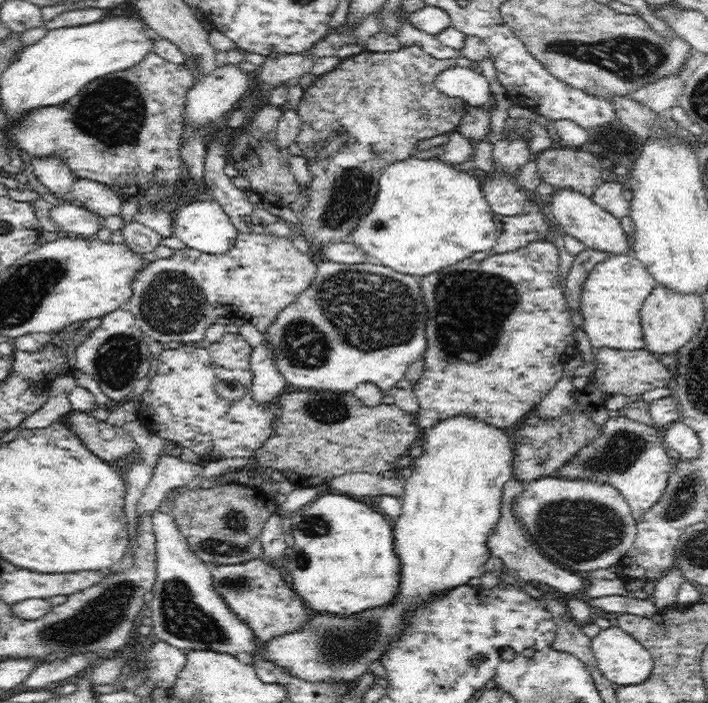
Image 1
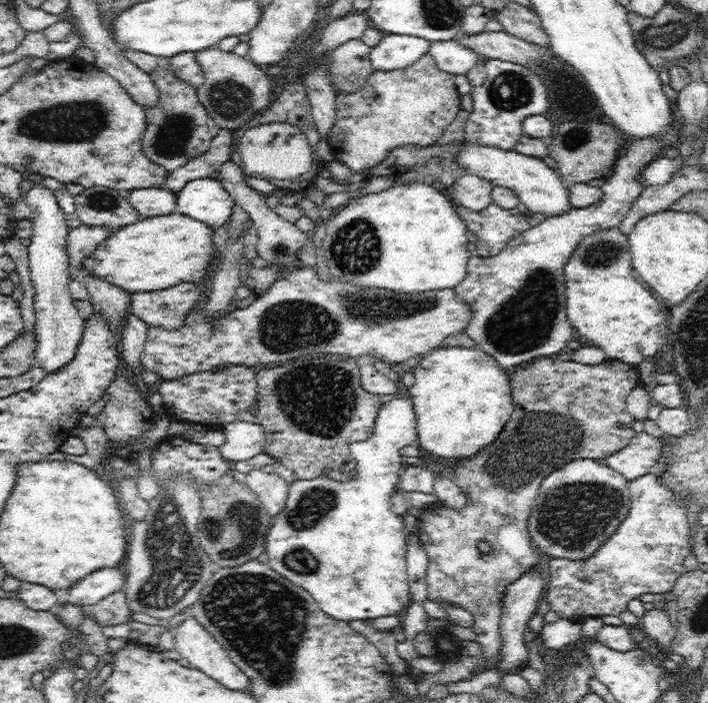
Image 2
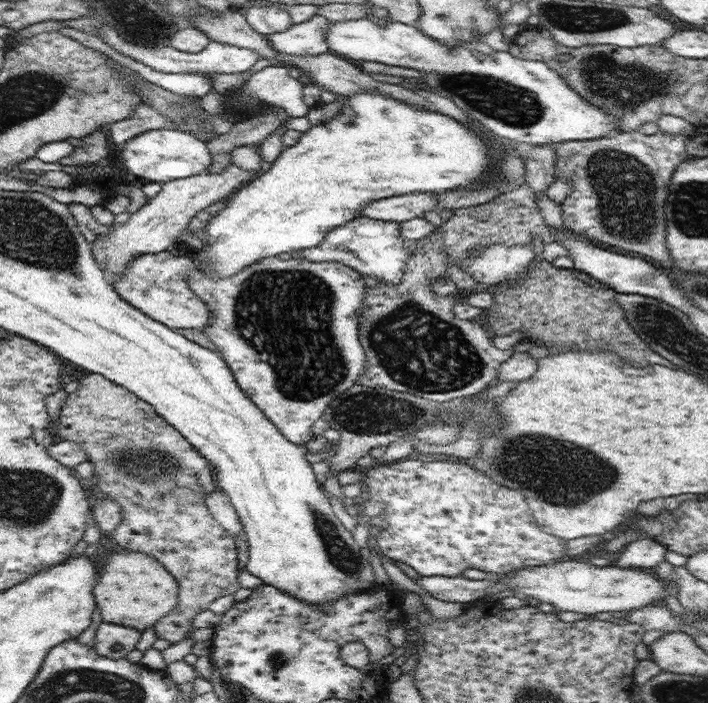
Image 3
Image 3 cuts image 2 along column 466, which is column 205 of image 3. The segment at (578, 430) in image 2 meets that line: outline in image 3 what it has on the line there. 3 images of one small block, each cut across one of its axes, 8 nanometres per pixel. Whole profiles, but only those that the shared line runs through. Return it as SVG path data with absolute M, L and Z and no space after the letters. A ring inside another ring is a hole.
M90 373L79 382L75 392L67 393L58 416L57 434L62 441L74 441L80 444L86 453L86 459L94 467L98 477L98 486L104 496L121 506L122 514L118 528L113 530L114 540L130 552L146 552L170 570L177 580L178 602L174 608L156 624L157 638L176 644L193 632L192 622L202 610L208 610L216 598L234 594L241 586L238 575L238 550L235 540L212 516L204 502L204 495L214 493L212 468L206 458L191 446L182 434L166 423L155 408L101 374Z

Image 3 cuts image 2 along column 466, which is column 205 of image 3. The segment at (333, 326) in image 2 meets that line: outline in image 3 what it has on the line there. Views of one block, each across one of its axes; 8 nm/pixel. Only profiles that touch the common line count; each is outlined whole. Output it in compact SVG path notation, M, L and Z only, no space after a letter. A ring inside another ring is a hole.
M169 251L143 254L132 259L117 279L111 280L113 288L128 304L134 306L170 329L194 328L202 330L211 317L208 305L189 287L187 277L195 269L190 256L174 256Z

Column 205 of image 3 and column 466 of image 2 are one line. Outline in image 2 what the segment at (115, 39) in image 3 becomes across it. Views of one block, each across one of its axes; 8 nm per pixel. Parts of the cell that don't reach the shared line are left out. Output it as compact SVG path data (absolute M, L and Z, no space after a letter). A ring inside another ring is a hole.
M457 39L433 41L429 53L443 72L466 75L482 59L476 52L460 44Z

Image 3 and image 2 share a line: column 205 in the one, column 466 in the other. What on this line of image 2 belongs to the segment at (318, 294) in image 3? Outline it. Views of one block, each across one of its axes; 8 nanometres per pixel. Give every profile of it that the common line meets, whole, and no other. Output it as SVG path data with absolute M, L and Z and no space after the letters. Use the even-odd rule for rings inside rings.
M673 103L673 108L674 118L669 122L669 125L667 126L667 131L661 137L633 138L632 143L627 149L627 153L623 157L619 157L614 166L614 172L612 172L611 176L606 179L606 182L604 184L602 184L601 187L603 190L603 195L598 202L595 202L594 204L591 204L590 206L586 206L584 208L576 208L570 206L570 208L566 209L562 214L549 216L548 218L546 218L546 220L544 220L544 222L540 222L538 226L531 227L530 229L525 230L524 232L521 232L520 234L514 236L514 238L512 238L512 240L510 240L510 242L508 242L508 244L506 244L506 246L498 254L496 254L496 256L481 256L476 253L470 255L469 261L467 262L467 273L465 274L465 277L452 290L454 290L456 296L460 297L460 299L464 300L464 302L468 303L468 305L472 307L472 313L474 313L474 316L472 316L472 320L470 320L470 322L468 322L468 326L464 328L464 332L466 332L466 334L468 334L468 336L472 338L472 340L475 340L475 346L480 347L480 349L492 355L492 357L494 357L494 359L496 359L496 361L500 363L500 367L502 367L502 369L507 370L510 366L516 366L518 364L522 364L523 362L528 363L530 362L530 360L538 357L554 356L557 353L560 353L561 349L566 350L566 348L564 348L564 346L566 346L564 342L568 342L568 340L572 338L572 328L570 328L568 316L566 316L566 312L564 312L564 310L566 310L566 296L564 296L564 265L566 264L568 258L570 258L572 252L574 252L574 249L578 246L578 243L583 236L591 235L593 232L599 231L600 229L619 228L622 220L624 220L625 216L628 214L631 204L636 200L636 198L638 198L638 195L642 192L642 189L644 188L644 183L640 183L636 179L637 176L640 176L641 170L649 162L652 162L654 159L657 159L659 156L661 156L666 148L677 146L681 142L684 136L684 123L682 123L682 119L679 118L676 103Z

